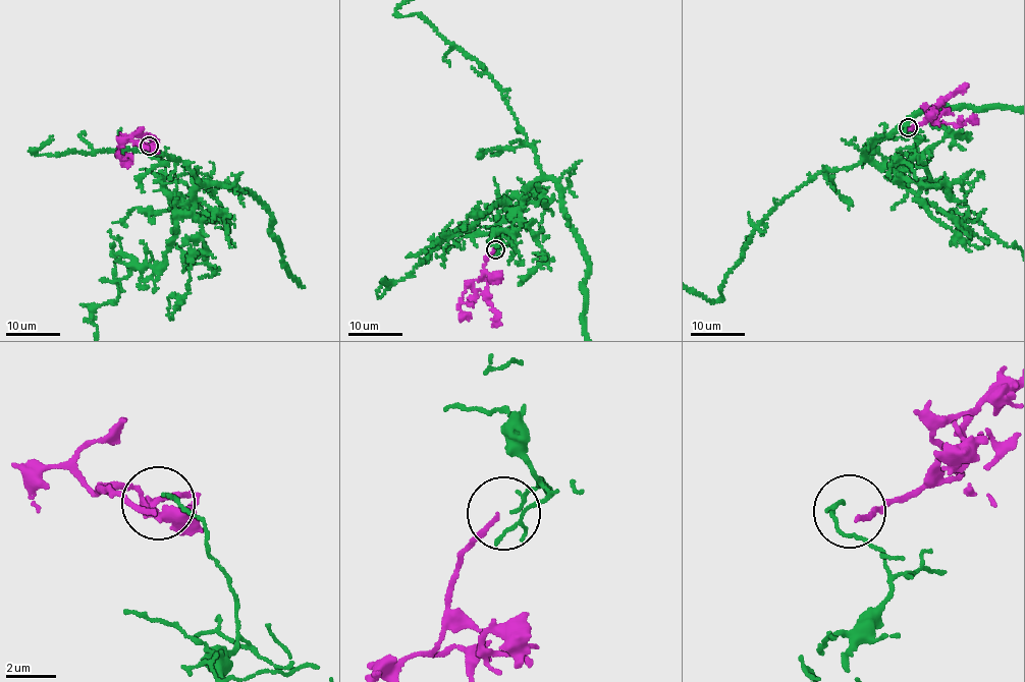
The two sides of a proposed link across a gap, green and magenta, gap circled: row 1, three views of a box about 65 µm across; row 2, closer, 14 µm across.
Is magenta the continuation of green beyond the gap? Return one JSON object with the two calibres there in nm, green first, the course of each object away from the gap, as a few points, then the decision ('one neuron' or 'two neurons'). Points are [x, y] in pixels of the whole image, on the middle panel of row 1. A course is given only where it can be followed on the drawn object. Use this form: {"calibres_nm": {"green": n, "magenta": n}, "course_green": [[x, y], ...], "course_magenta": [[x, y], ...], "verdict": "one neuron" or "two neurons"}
{"calibres_nm": {"green": 140, "magenta": 170}, "course_green": [[495, 249], [496, 223], [539, 180], [535, 149], [486, 69], [419, 14], [396, 13]], "course_magenta": [[494, 250], [479, 280], [486, 280], [487, 301], [495, 315], [495, 322], [491, 325]], "verdict": "two neurons"}

